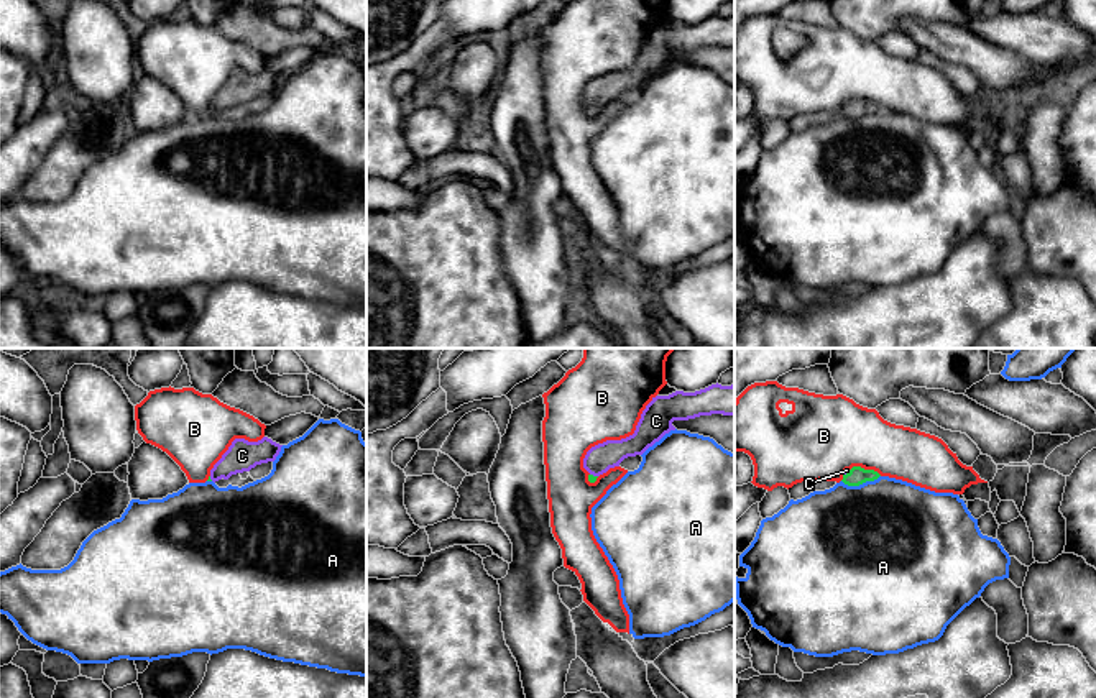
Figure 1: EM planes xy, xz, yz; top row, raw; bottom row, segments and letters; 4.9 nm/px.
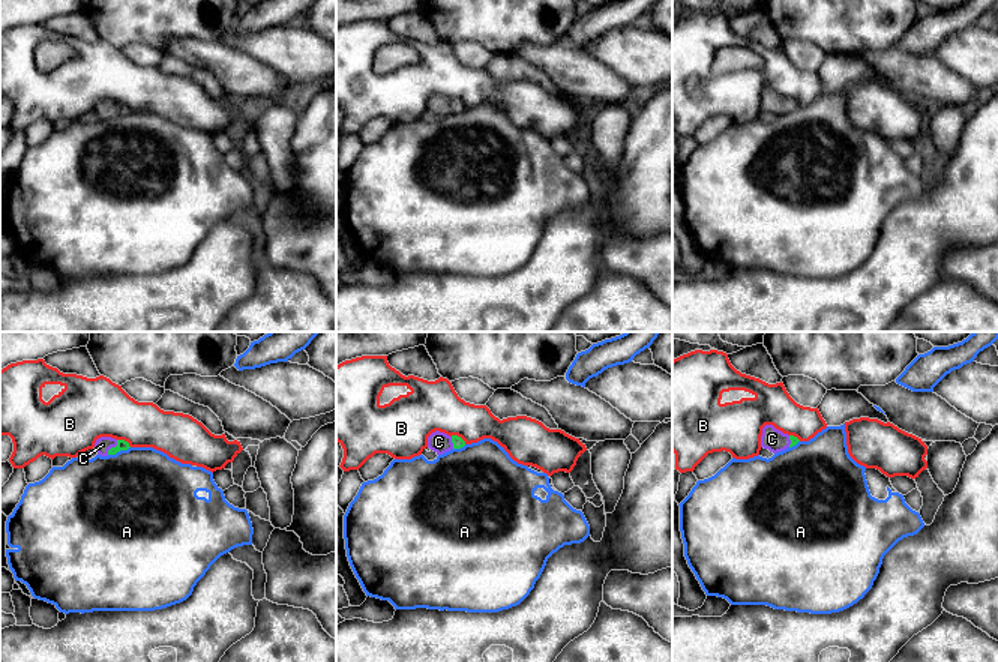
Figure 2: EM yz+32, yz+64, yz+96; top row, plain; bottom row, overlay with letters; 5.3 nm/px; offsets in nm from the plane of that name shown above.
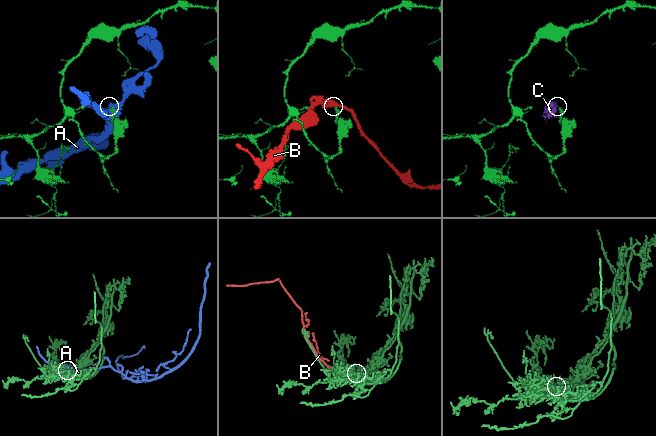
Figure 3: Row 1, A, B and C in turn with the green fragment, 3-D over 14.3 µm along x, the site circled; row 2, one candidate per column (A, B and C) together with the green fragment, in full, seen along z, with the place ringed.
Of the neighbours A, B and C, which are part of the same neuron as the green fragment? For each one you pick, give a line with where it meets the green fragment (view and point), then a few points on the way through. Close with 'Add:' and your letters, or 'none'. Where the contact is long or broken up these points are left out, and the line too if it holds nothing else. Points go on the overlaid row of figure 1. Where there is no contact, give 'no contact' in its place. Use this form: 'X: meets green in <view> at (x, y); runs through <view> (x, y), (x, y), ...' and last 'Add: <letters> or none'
C: meets green in xz at (592, 475); runs through xz (592, 478), (592, 475), (595, 463), (602, 457)
Add: C

